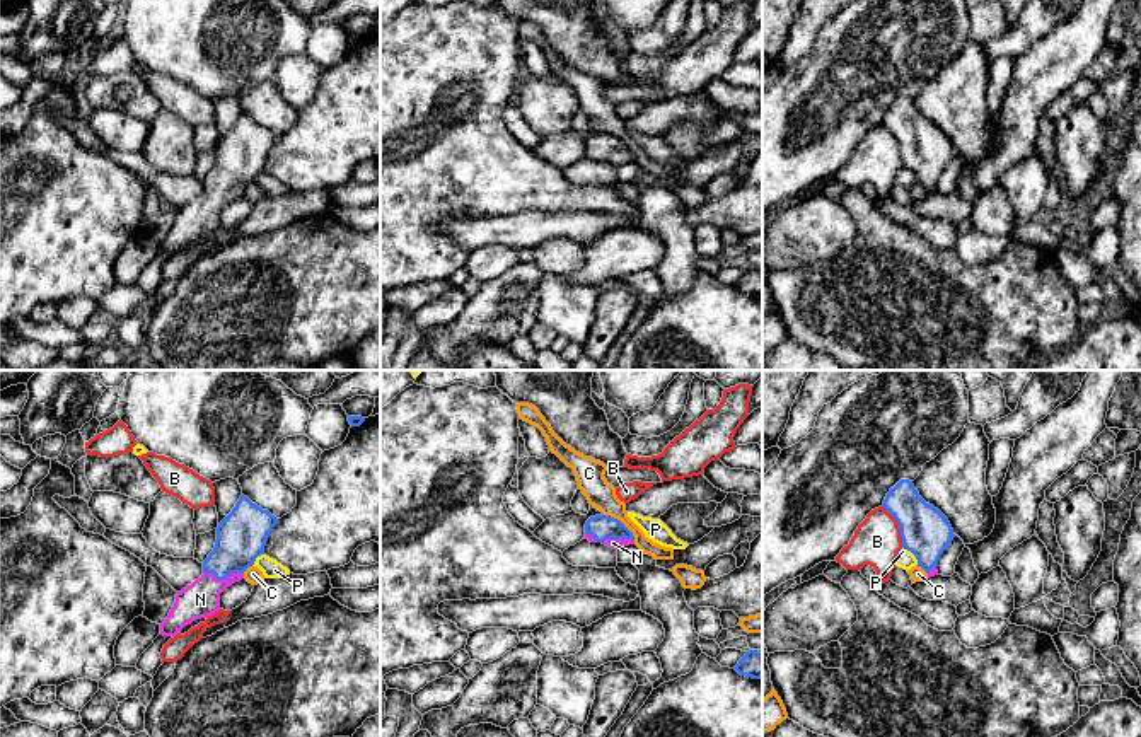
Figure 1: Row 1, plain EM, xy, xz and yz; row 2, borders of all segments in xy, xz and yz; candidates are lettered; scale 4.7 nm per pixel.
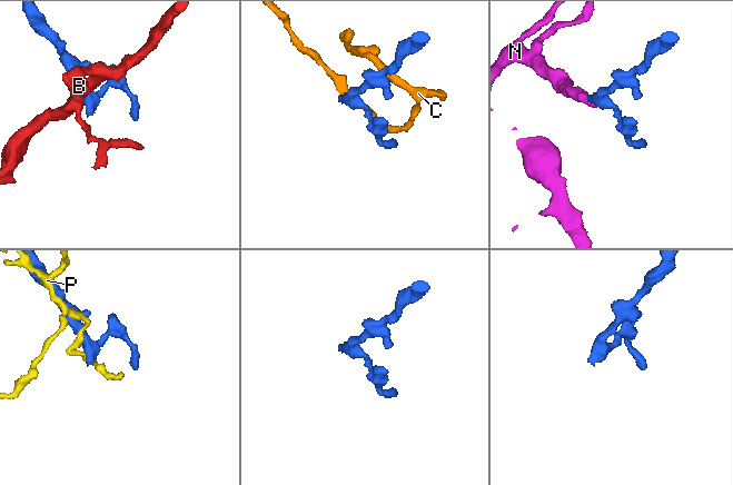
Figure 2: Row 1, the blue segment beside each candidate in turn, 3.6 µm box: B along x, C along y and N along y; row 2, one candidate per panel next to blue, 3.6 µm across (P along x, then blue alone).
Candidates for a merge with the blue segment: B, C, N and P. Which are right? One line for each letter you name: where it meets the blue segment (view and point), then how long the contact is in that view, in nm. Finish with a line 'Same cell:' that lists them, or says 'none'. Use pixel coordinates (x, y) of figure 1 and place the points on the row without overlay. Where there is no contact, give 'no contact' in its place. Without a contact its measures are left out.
N: contact xy (224, 197); length 190 nm
Same cell: N

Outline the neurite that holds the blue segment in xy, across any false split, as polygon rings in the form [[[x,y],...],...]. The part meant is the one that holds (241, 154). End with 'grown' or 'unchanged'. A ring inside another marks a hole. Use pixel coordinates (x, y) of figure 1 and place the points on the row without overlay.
[[[240,113],[232,130],[218,142],[213,169],[203,179],[203,193],[176,212],[176,220],[160,242],[160,252],[176,254],[196,237],[220,229],[220,212],[244,196],[244,189],[264,172],[278,136]]] | grown

